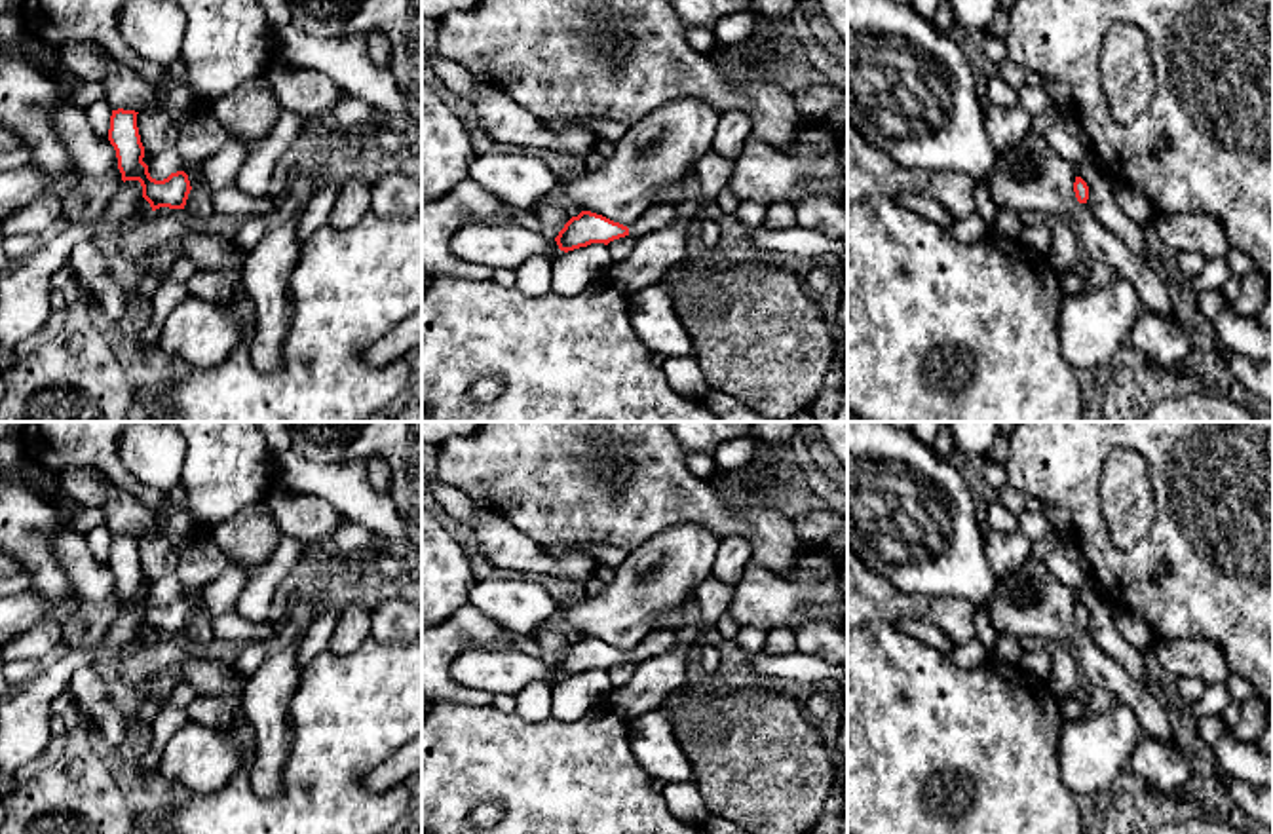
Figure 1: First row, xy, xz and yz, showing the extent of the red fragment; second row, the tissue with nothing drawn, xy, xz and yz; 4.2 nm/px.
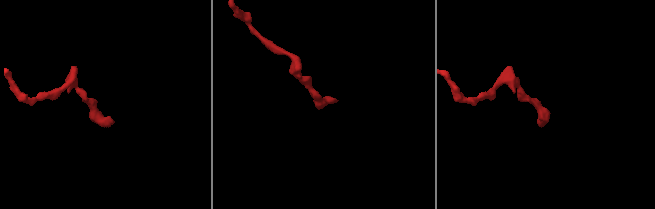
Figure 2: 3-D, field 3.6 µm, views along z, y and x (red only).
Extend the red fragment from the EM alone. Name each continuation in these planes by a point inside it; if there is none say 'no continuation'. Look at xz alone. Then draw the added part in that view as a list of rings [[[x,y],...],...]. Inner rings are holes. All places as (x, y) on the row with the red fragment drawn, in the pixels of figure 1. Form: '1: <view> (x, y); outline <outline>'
1: xz (658, 215); outline [[[652,203],[644,215],[629,224],[629,236],[640,239],[642,236],[661,230],[678,218],[676,207],[667,203]]]

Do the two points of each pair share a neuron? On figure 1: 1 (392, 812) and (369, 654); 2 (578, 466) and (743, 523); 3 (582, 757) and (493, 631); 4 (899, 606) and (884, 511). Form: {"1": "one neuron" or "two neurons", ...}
{"1": "one neuron", "2": "one neuron", "3": "two neurons", "4": "two neurons"}

